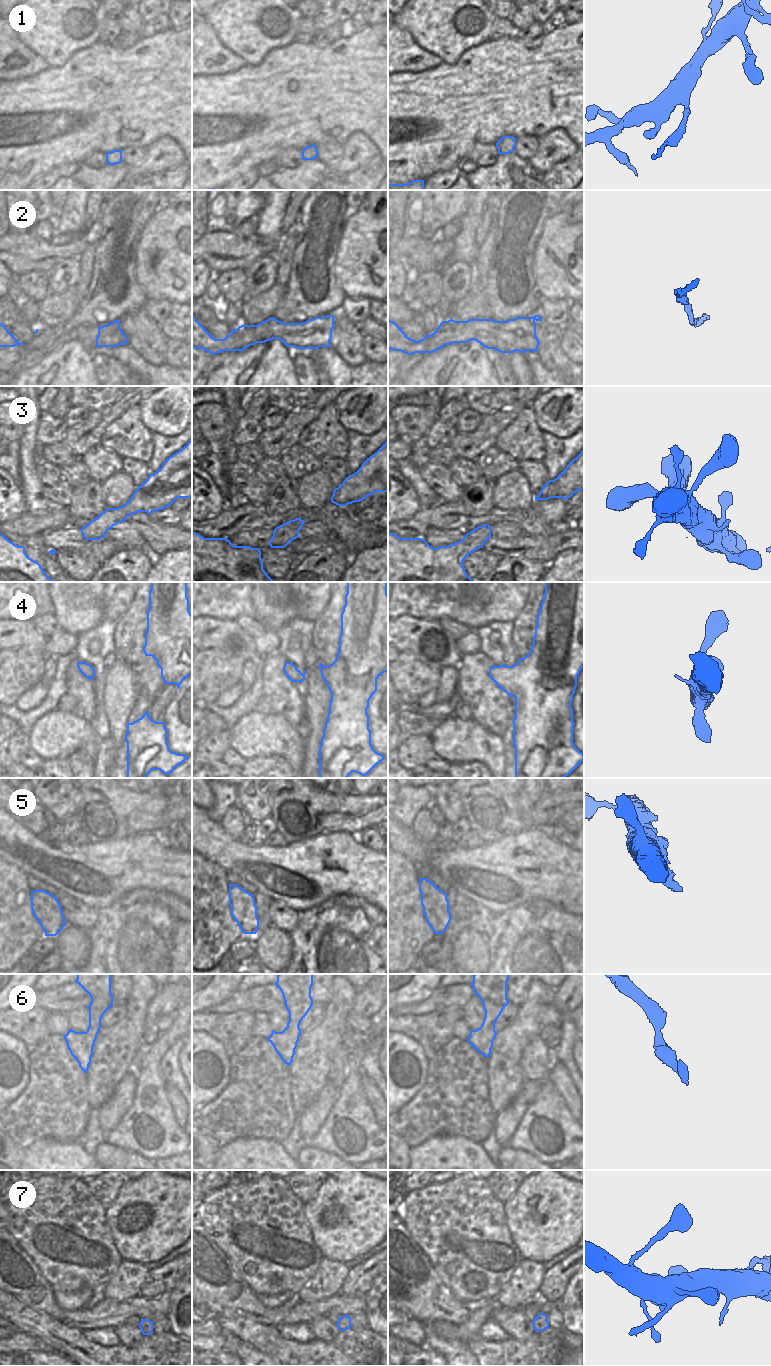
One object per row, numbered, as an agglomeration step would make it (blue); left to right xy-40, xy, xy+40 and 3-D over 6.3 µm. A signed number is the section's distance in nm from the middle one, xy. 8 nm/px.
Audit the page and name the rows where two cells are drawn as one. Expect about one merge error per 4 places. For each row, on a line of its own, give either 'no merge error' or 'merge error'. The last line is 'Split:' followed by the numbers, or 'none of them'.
1: merge error
2: no merge error
3: no merge error
4: no merge error
5: no merge error
6: no merge error
7: no merge error
Split: 1

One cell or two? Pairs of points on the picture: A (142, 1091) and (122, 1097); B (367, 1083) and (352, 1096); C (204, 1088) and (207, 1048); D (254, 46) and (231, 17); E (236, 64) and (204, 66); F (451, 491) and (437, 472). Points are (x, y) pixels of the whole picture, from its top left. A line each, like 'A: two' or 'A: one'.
A: two
B: two
C: one
D: one
E: one
F: one

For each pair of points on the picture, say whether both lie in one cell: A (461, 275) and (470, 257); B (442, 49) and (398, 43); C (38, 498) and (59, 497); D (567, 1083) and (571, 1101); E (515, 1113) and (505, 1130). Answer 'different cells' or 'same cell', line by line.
A: different cells
B: different cells
C: different cells
D: same cell
E: same cell

